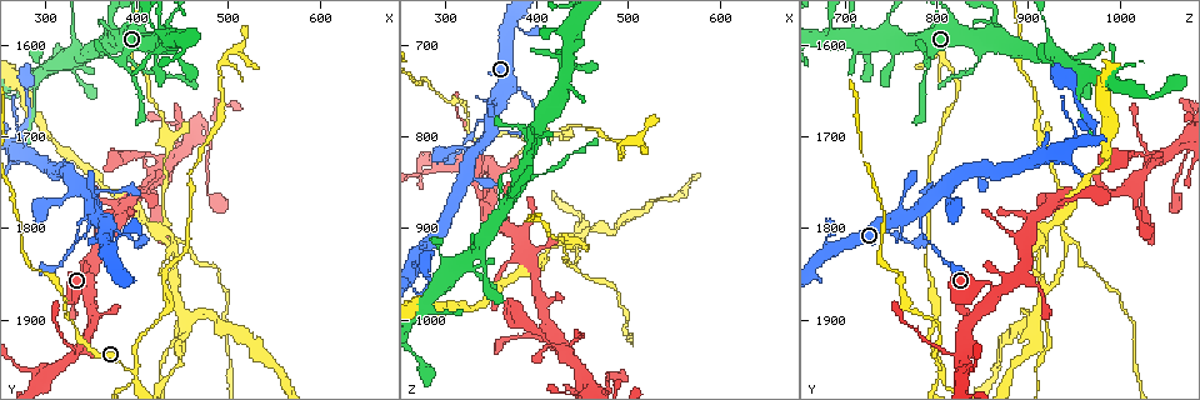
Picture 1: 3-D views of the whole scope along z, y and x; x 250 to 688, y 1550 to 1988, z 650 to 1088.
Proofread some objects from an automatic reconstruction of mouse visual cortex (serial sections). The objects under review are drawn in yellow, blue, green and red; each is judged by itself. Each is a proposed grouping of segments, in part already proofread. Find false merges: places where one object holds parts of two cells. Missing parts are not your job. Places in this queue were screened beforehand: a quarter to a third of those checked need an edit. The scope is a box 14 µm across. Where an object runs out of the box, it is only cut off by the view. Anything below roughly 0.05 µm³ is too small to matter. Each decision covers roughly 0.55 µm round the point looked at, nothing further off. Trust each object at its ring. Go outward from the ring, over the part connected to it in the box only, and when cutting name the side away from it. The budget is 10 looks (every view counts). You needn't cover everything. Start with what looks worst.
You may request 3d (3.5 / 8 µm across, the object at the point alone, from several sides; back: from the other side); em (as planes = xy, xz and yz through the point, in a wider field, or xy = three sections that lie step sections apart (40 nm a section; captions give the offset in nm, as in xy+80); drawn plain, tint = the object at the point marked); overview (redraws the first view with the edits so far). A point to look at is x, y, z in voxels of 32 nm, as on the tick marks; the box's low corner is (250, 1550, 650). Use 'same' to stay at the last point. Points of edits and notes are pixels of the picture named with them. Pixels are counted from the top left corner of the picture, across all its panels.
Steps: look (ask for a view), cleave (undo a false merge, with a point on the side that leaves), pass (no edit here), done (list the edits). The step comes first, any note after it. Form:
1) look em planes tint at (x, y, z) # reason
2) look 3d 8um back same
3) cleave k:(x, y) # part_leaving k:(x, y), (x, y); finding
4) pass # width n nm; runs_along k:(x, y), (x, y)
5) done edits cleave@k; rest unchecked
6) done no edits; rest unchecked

look 3d 8um at (395, 1955, 805) # looks like a crossing

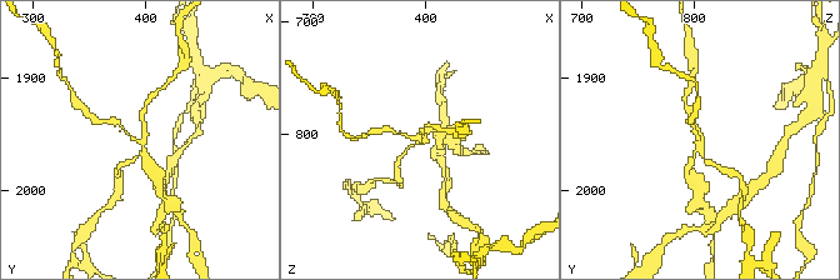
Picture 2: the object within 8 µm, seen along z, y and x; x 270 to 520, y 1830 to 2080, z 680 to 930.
look 3d 3.5um at (396, 1958, 804) # closer look

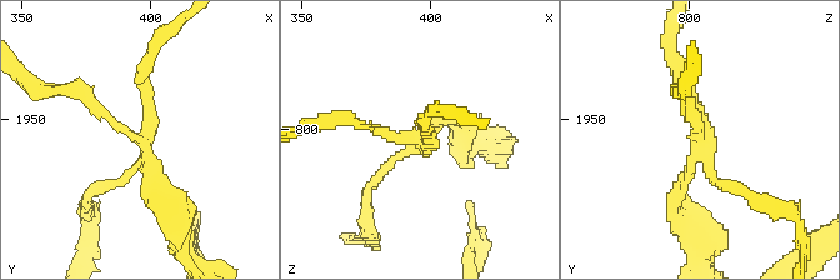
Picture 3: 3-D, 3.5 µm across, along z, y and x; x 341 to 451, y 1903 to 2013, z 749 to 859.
look em planes tint at (396, 1958, 804) # arms 4; arm_widths 100, 150, 150, 150 nm; need the tissue

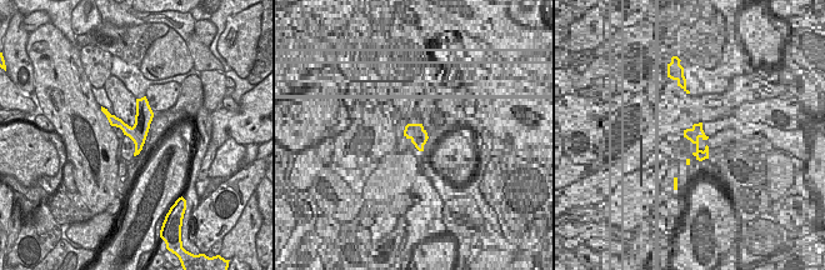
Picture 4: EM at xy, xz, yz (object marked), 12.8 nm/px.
cleave 3:(388, 165) # part_leaving 3:(144, 134), (144, 69), (163, 34); a second cell is stuck on

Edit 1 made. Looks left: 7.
look 3d 3.5um at (330, 1940, 830) # branch point

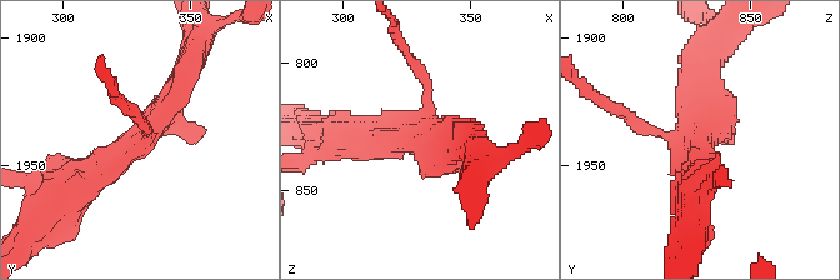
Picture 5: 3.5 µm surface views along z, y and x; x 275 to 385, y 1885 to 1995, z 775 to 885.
look em xy step 3 tint at (331, 1939, 830) # now the EM

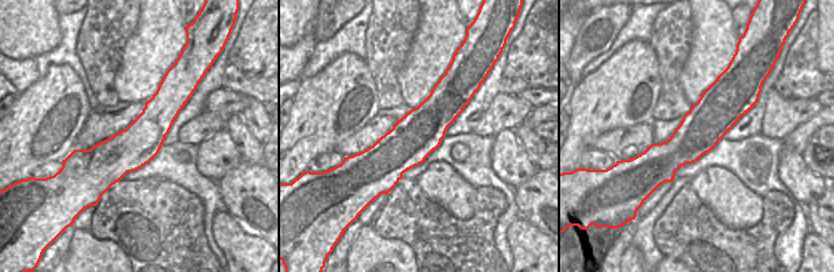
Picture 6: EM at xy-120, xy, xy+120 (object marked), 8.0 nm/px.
pass # runs_along 5:(186, 73), (148, 130), (75, 188); continuous, no second cell

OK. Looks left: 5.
look 3d 3.5um at (350, 1780, 785) # arms part here

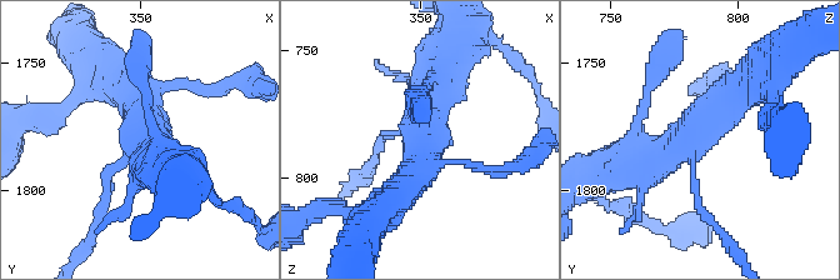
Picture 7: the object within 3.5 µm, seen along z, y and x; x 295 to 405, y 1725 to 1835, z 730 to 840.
look em xy step 2 tint at (351, 1781, 781)

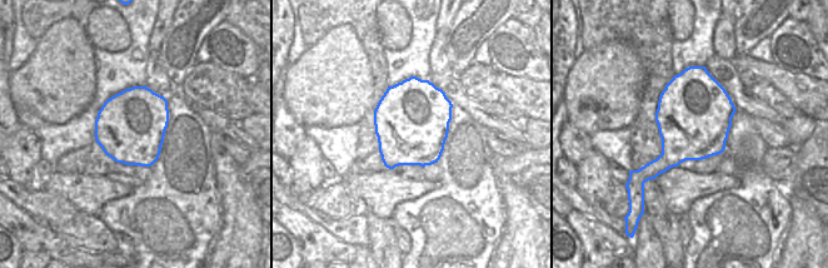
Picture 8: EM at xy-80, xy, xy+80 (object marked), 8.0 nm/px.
pass # runs_along 7:(621, 168), (685, 144), (749, 86); all the same cell

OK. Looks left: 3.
look 3d 8um back at (405, 1625, 840) # thin neck

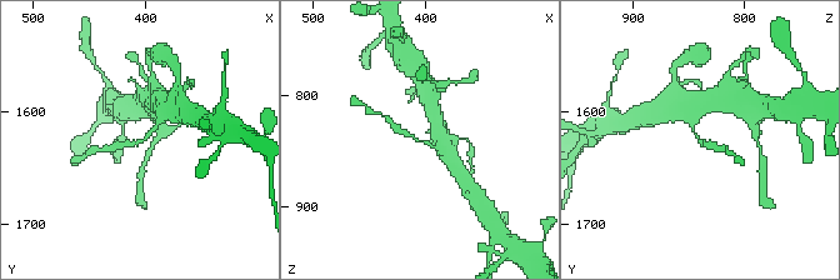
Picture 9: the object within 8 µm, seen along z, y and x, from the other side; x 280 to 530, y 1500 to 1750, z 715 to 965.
look 3d 3.5um at (404, 1626, 844) # zoom in

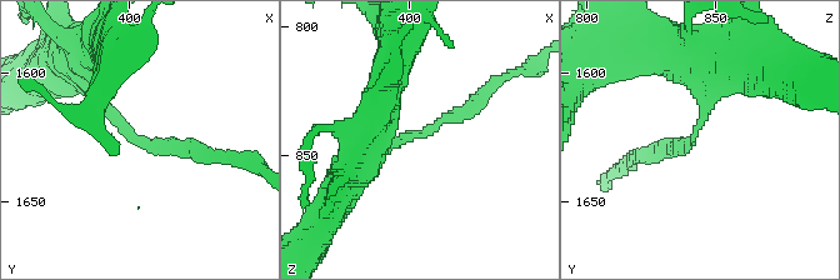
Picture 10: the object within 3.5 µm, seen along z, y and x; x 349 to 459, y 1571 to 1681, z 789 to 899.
cleave 10:(673, 146) # arm_widths 200, 250 nm; part_leaving 10:(698, 131), (691, 143), (634, 158); a second cell is stuck on

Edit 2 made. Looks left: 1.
done edits cleave@3, cleave@10; rest unchecked

